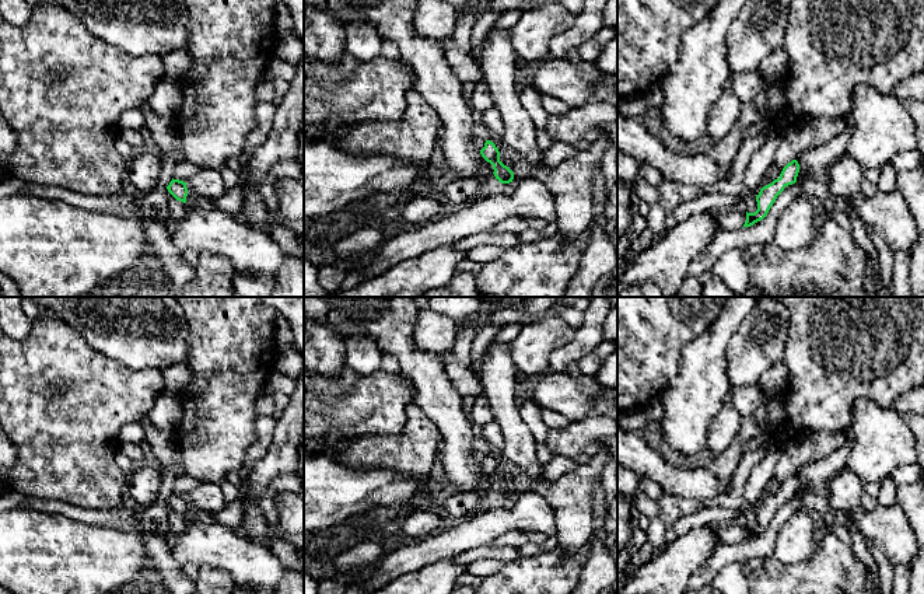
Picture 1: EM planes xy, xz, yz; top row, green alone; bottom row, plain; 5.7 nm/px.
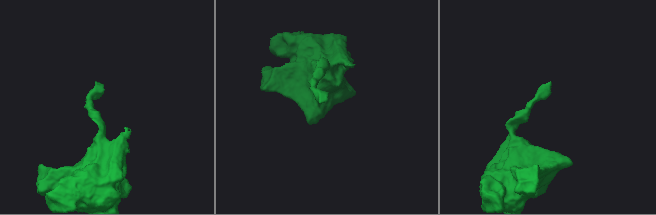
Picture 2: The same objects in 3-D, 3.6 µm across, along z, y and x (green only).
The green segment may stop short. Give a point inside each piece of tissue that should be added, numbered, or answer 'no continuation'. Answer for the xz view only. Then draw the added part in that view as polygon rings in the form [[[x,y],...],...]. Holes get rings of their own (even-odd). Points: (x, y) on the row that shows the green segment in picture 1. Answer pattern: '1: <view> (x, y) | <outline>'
no continuation

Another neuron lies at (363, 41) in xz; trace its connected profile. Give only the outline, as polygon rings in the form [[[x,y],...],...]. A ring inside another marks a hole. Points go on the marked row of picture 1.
[[[351,22],[346,27],[344,50],[360,62],[379,56],[384,43],[384,38],[371,24]]]

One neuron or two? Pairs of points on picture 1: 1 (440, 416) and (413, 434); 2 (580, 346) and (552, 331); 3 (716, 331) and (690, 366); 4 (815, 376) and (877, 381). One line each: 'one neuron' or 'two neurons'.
1: two neurons
2: two neurons
3: one neuron
4: one neuron

